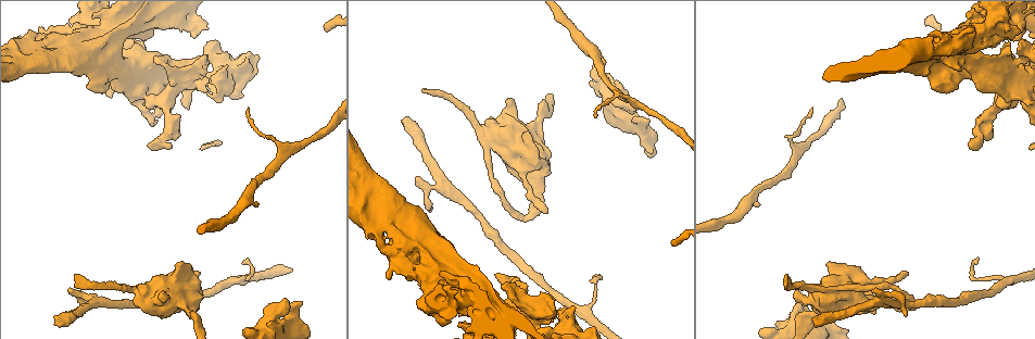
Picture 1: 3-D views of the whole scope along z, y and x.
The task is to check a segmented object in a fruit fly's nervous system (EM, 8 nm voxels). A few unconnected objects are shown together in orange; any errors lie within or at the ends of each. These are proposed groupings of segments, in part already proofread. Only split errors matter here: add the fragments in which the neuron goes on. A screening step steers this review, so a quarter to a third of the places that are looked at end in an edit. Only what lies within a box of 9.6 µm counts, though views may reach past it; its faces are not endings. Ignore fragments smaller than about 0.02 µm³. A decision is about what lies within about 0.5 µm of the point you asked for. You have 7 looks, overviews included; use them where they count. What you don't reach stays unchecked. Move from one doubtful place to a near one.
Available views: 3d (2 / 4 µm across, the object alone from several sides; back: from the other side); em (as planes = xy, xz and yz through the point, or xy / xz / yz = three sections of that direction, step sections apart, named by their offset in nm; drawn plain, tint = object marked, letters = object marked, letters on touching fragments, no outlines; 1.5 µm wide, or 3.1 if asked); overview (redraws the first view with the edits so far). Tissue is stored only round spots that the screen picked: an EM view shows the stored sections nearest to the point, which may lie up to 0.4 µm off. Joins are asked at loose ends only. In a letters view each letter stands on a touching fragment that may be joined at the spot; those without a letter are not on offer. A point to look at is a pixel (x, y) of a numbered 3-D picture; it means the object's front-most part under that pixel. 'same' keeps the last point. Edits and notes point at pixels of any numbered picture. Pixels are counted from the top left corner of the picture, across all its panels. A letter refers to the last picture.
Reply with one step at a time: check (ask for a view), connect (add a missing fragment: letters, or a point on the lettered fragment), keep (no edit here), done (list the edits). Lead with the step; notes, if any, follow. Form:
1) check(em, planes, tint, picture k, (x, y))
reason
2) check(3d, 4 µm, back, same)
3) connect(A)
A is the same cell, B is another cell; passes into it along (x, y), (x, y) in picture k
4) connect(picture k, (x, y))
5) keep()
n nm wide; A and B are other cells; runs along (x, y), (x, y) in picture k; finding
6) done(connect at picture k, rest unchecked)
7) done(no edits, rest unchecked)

check(em, planes, letters, picture 1, (785, 275))
branch stops here

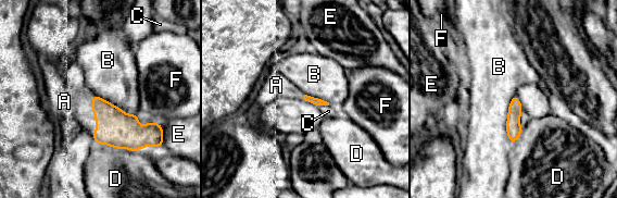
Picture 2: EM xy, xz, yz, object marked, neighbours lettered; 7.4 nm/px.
connect(A)
B touches over 360 nm; A is the same cell, B, C, D, E and F are other cells; the neuron continues

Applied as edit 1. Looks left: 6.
check(em, planes, letters, picture 1, (905, 313))
branch stops here

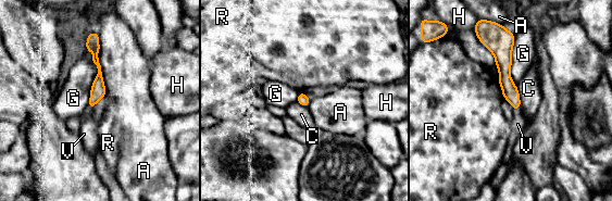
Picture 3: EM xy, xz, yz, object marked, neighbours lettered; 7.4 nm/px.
connect(V)
A touches over 460 nm; V is the same cell, A, C, G, H and R are other cells; the neuron continues

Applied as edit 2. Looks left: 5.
check(em, planes, letters, picture 1, (283, 299))
branch stops here

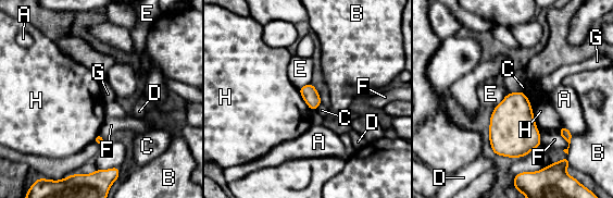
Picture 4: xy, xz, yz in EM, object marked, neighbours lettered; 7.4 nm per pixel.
keep()
A, B, C, D, E, F, G and H are other cells; border along (523, 93), (529, 102), (538, 131) in picture 4; no lettered fragment goes on from it

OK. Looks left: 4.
done(connect at picture 2, connect at picture 3, rest unchecked)

